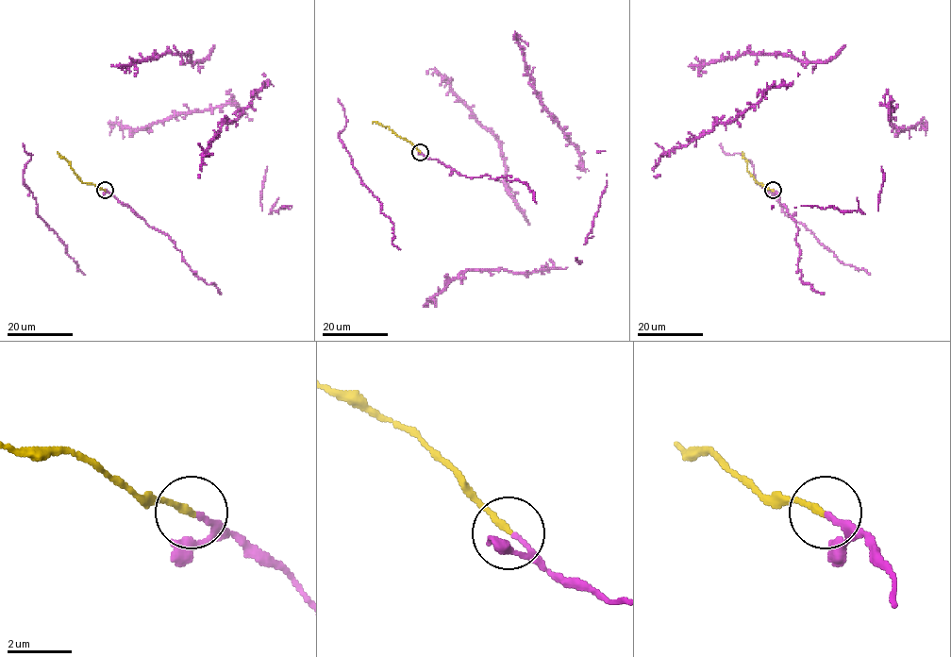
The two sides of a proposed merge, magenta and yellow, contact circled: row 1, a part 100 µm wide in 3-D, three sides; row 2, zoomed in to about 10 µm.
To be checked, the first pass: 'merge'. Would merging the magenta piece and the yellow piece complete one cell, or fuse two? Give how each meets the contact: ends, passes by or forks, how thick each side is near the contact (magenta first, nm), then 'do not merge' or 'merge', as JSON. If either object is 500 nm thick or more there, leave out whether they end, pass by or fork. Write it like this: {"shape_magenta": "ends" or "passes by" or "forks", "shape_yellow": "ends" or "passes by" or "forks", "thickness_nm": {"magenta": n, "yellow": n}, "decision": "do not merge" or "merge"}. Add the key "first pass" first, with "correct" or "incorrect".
{"first pass": "correct", "shape_magenta": "ends", "shape_yellow": "ends", "thickness_nm": {"magenta": 150, "yellow": 200}, "decision": "merge"}

